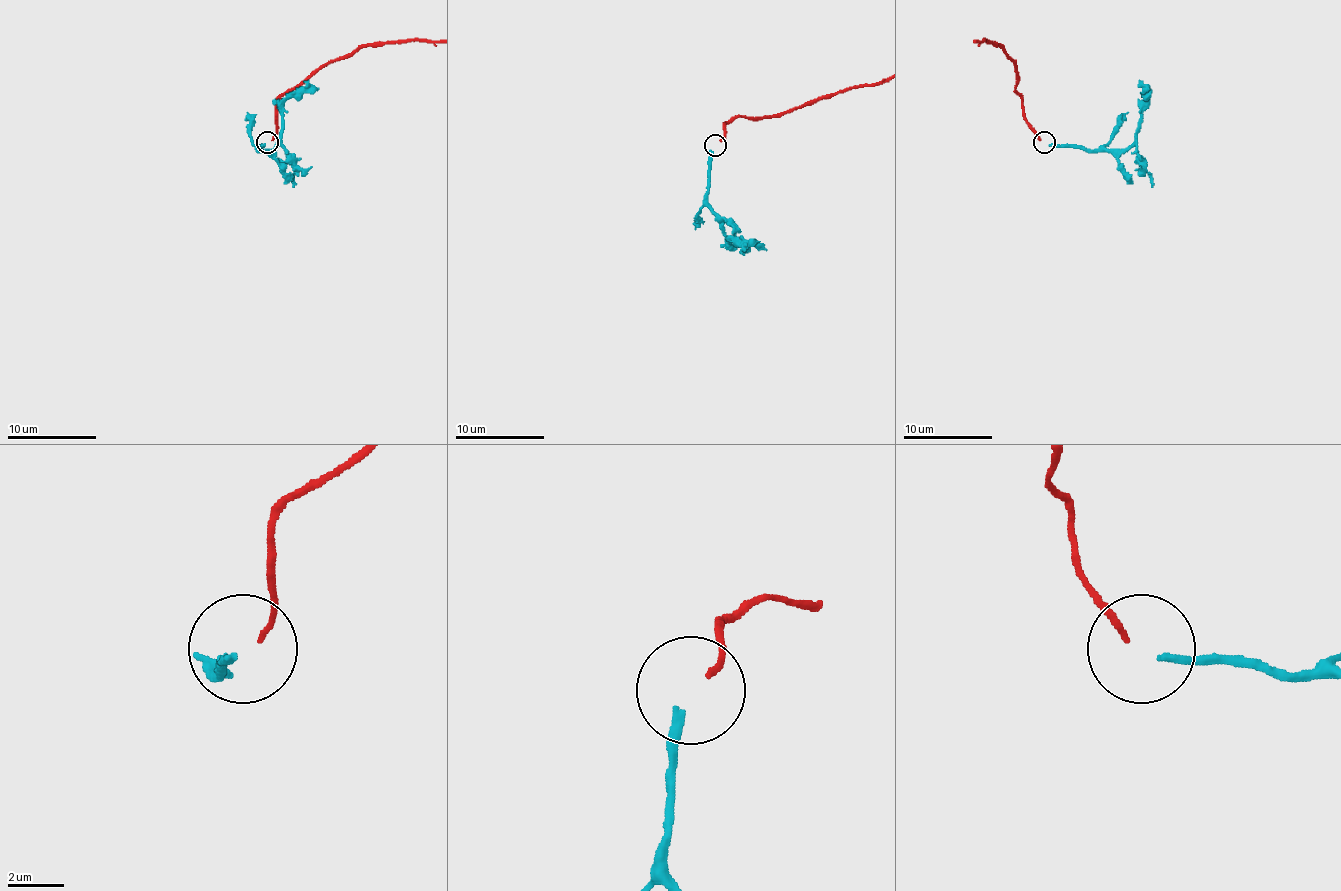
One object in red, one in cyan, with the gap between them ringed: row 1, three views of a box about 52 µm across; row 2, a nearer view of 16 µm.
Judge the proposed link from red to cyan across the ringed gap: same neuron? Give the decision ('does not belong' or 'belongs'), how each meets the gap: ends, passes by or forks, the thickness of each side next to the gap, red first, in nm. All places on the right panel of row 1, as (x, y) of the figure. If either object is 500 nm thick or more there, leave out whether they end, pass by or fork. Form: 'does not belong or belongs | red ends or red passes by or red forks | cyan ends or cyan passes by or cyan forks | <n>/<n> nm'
does not belong | red ends | cyan ends | 190/280 nm

